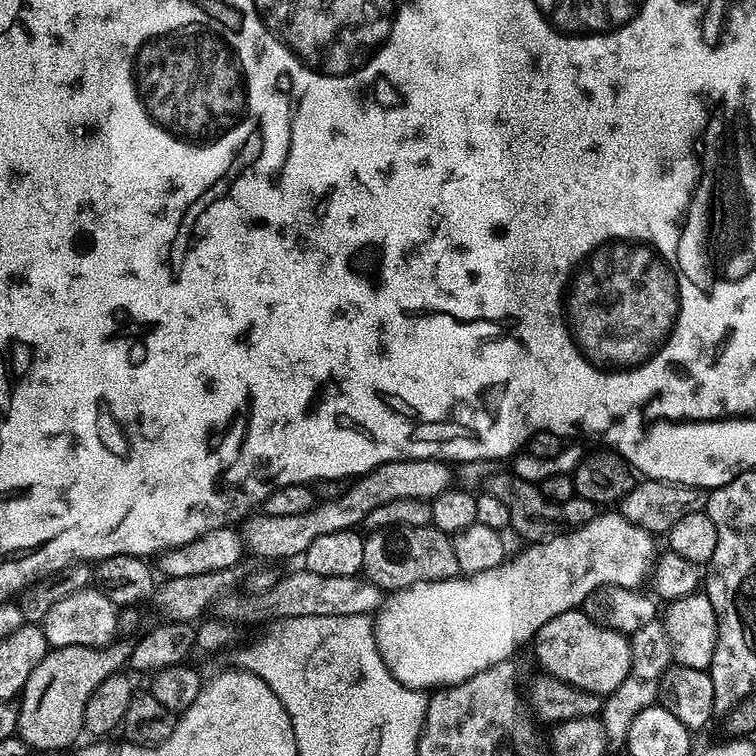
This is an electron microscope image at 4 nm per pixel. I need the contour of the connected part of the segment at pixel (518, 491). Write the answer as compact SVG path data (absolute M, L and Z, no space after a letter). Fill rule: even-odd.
M506 470L487 481L486 488L494 494L494 498L499 498L506 505L506 510L510 510L510 525L521 535L524 542L543 542L557 534L582 528L598 514L597 504L583 500L578 495L573 496L570 502L550 502L542 498L537 485L526 482Z

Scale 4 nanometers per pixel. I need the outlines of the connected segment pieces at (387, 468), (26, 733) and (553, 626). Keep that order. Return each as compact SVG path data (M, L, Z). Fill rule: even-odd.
M395 460L386 462L355 482L349 483L340 498L334 501L318 502L306 514L293 514L287 518L256 514L247 521L246 544L260 556L303 557L310 542L322 538L324 534L338 534L355 529L356 524L367 521L370 510L377 506L386 506L386 502L395 500L432 501L436 496L453 487L452 472L443 460Z
M117 638L105 648L66 646L48 651L46 658L34 666L34 674L30 674L18 697L16 731L29 749L60 752L77 743L75 740L84 732L86 702L90 702L90 694L94 694L108 676L127 665L132 645L131 639Z
M582 610L563 612L536 632L536 660L549 676L573 684L582 690L596 692L600 697L618 690L632 665L632 645L629 637L595 624Z

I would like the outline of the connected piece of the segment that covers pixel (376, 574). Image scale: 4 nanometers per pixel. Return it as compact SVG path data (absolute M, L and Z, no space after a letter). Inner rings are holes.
M431 526L385 528L365 535L362 562L366 579L389 593L418 583L455 580L461 575L458 557L454 555L452 536Z

